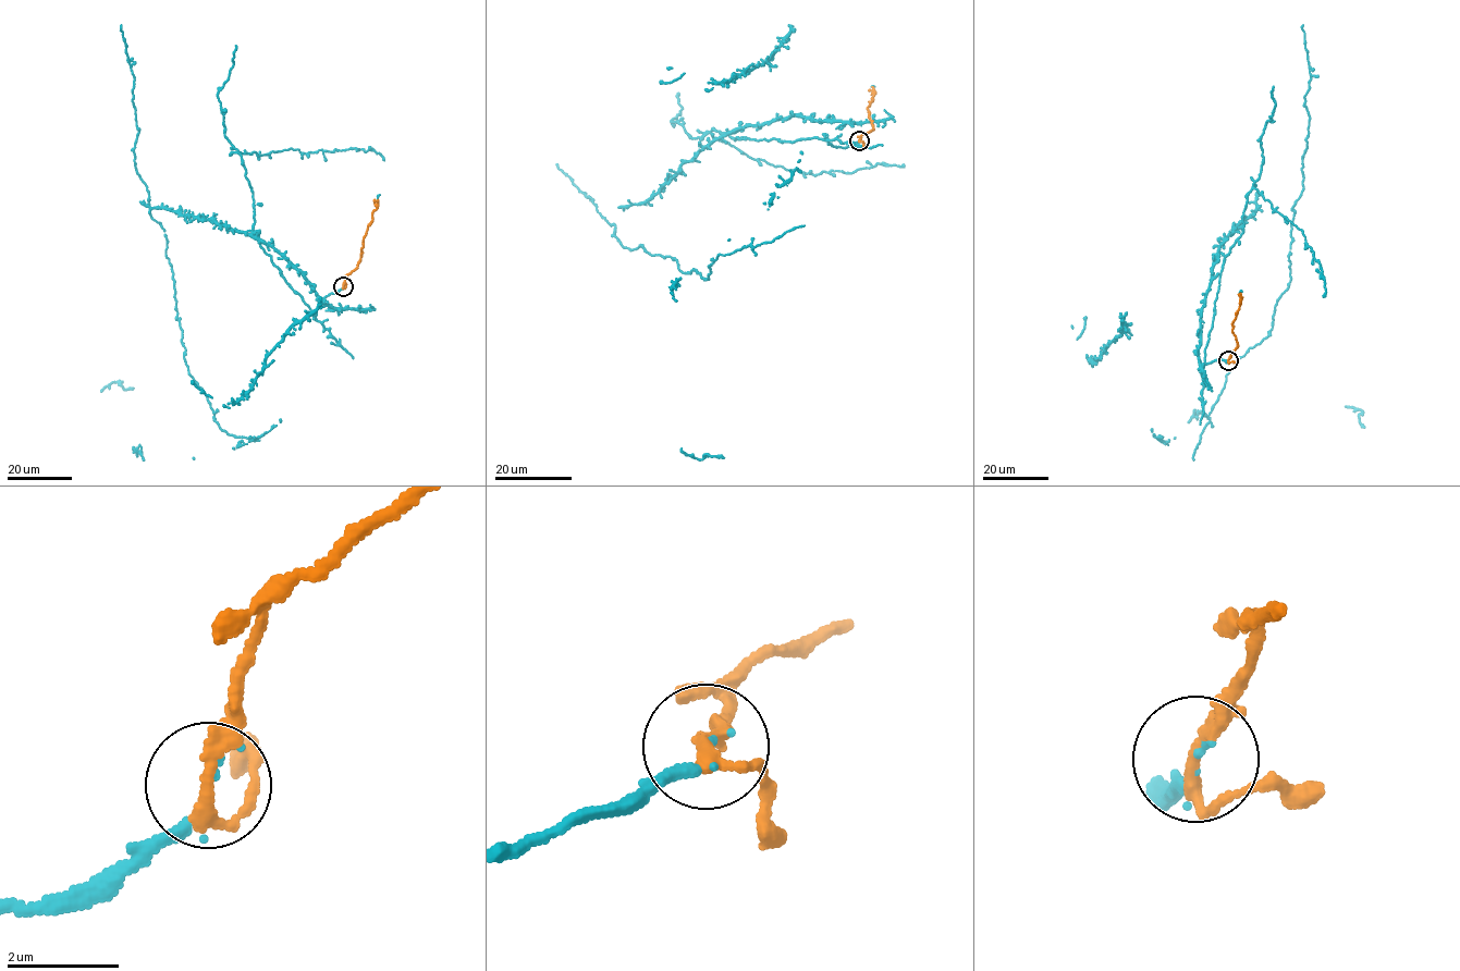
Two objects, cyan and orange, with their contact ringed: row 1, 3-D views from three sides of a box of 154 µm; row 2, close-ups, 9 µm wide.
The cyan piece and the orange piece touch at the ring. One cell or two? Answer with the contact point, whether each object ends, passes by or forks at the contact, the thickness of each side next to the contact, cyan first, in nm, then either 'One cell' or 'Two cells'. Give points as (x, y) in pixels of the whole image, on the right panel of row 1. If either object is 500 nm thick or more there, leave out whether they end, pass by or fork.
Place: (1228, 360). At the ring cyan ends. At the ring orange passes by. Thickness 70 nm (cyan) against 240 nm. One cell

